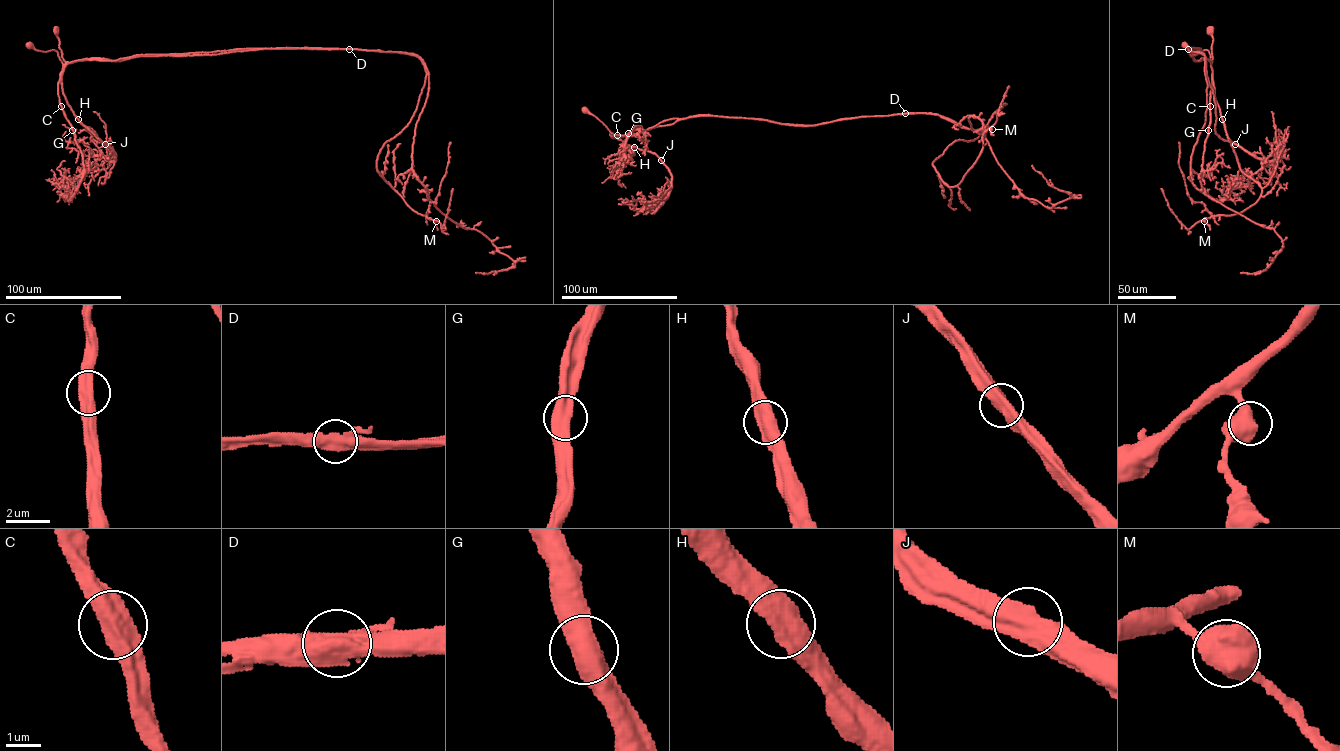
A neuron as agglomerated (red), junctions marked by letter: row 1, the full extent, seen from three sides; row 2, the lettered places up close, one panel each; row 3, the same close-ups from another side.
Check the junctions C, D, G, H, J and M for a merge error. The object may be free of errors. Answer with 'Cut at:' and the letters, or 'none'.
Cut at: D

